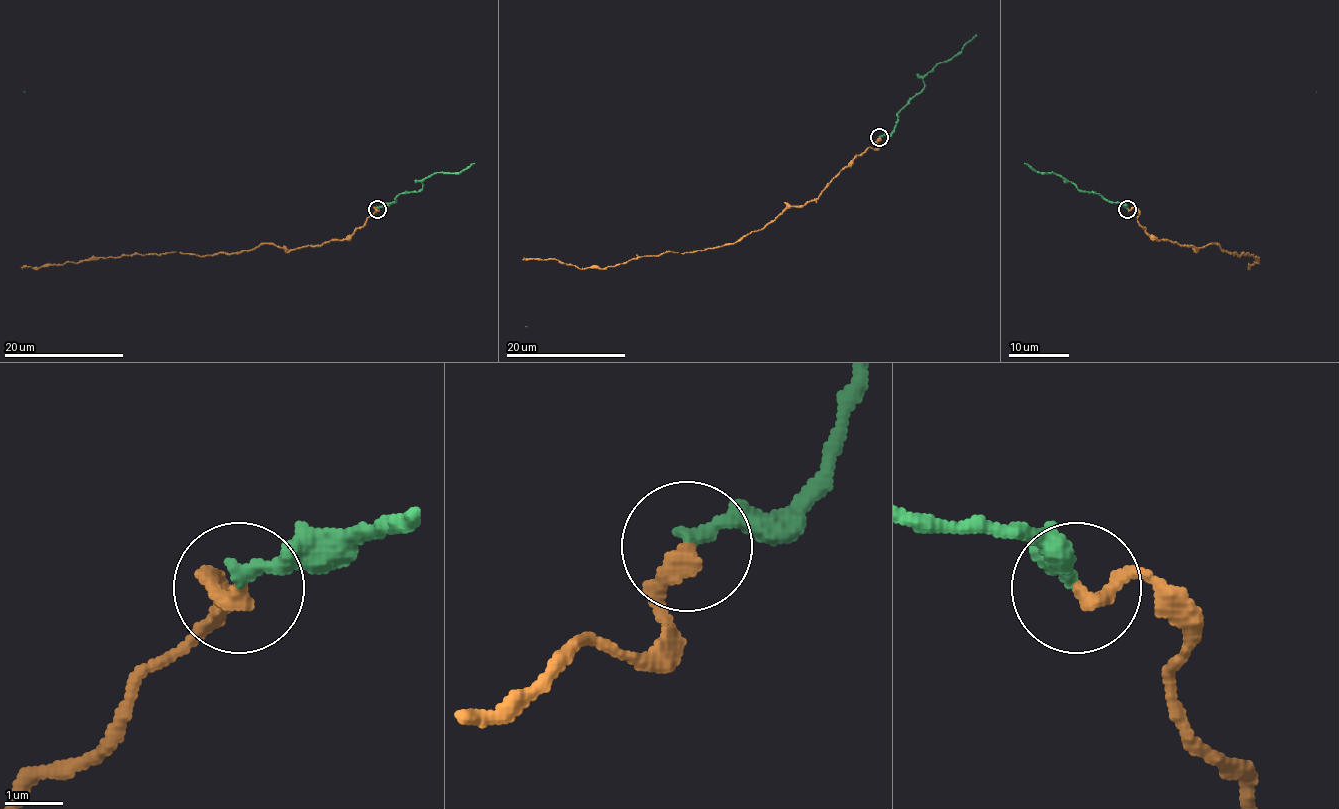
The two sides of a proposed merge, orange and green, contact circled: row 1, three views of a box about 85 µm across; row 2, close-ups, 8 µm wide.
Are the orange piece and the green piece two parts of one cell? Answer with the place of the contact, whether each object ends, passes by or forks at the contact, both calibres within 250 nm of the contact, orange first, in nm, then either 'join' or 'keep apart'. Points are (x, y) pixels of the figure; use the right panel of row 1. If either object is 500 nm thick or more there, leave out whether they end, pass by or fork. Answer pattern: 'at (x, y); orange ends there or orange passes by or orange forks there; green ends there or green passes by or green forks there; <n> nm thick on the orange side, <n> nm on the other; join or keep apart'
at (1127, 209); orange ends there; green ends there; 320 nm thick on the orange side, 240 nm on the other; join

